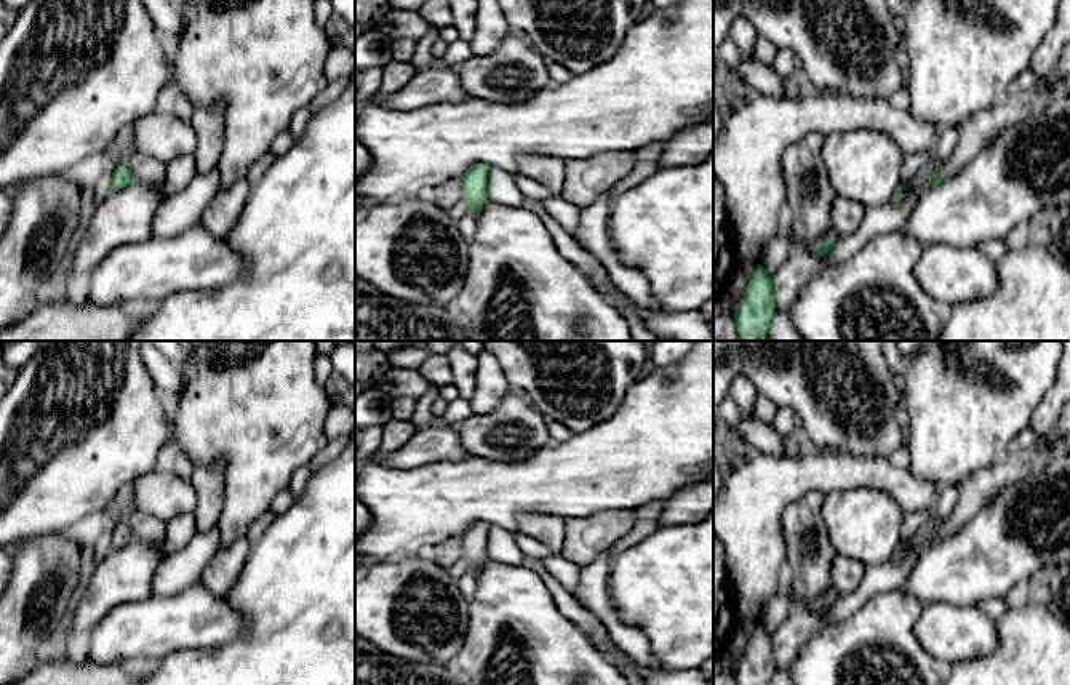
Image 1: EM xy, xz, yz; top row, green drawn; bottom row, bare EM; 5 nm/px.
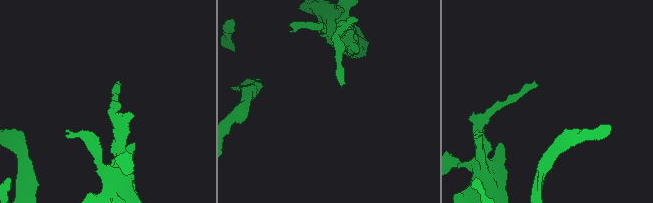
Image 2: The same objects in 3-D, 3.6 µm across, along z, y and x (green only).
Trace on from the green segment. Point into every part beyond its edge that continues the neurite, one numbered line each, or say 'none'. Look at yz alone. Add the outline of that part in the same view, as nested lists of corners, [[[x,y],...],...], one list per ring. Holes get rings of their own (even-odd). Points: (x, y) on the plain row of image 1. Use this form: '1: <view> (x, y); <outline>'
1: yz (976, 490); [[[1001,459],[992,467],[969,475],[958,485],[958,501],[948,519],[937,528],[948,538],[969,522],[996,493],[1000,493],[1017,475],[1009,459]]]

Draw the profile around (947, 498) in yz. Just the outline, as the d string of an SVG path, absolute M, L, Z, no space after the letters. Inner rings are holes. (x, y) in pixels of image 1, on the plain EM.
M950 485L950 487L940 488L939 498L934 507L934 514L944 520L948 519L955 509L958 498L960 498L958 487Z

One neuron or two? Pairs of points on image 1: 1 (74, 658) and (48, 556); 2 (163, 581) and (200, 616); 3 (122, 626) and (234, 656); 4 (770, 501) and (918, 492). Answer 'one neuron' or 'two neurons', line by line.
1: two neurons
2: two neurons
3: two neurons
4: one neuron

